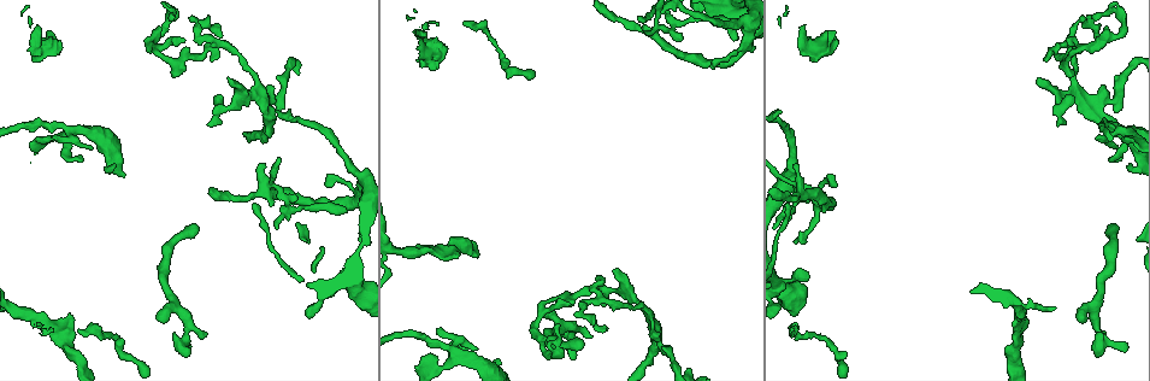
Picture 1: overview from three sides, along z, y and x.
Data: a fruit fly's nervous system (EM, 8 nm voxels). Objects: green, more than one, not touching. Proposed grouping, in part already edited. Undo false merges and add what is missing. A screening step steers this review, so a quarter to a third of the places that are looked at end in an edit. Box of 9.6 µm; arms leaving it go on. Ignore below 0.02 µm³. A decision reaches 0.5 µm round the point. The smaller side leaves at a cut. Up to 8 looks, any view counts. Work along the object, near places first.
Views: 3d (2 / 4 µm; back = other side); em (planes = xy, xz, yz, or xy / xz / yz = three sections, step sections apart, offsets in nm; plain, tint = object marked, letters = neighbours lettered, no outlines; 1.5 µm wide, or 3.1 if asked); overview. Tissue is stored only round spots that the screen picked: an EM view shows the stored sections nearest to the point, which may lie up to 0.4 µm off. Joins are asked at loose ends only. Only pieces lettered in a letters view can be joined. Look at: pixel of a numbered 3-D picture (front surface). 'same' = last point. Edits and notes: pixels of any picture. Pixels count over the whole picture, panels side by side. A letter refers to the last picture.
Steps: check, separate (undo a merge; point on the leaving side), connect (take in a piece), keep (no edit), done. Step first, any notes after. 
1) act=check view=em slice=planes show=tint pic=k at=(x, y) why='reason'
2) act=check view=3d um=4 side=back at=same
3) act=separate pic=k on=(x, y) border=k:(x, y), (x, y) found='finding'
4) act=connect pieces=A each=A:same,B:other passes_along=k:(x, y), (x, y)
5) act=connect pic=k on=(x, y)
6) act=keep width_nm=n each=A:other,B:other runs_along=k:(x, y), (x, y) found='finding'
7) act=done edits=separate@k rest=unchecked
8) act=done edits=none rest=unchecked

act=check view=em slice=xz step=8 show=tint pic=1 at=(647, 25) why='branch stops here'

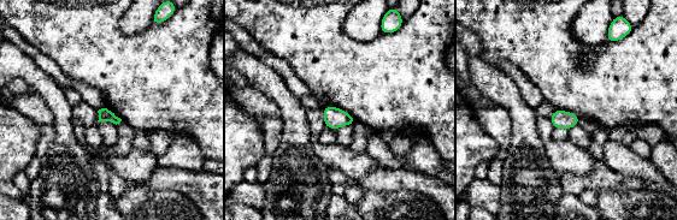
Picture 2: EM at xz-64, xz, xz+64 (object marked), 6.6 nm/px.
act=check view=em slice=xz step=8 show=letters at=same why='see the neighbours'

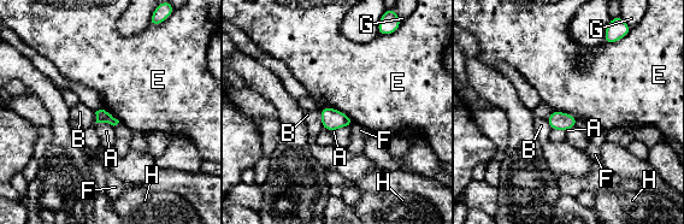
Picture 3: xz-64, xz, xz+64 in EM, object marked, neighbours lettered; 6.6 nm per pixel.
act=keep each=A:other,B:other,E:other,F:other,G:other,H:other border=3:(95, 122), (107, 122), (113, 127) found='none of them fits'

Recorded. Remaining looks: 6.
act=check view=3d um=4 pic=1 at=(734, 38) why='an open end'

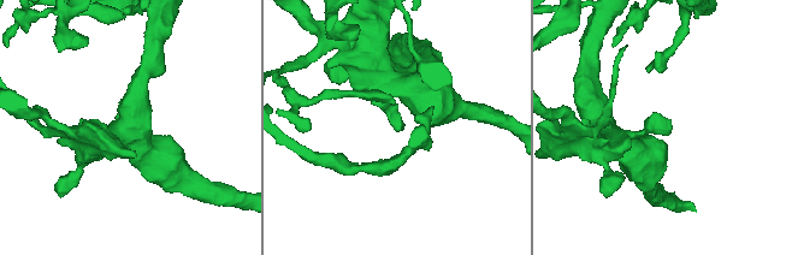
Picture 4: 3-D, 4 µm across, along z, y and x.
act=check view=em slice=planes show=letters pic=4 at=(667, 133) why='now the EM'

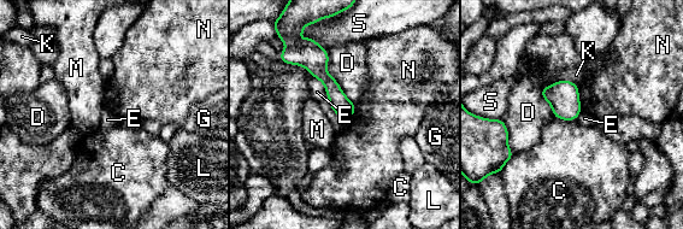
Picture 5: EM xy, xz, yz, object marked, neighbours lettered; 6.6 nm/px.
act=keep each=C:other,D:other,E:other,G:other,K:other,L:other,M:other,N:other,S:other runs_along=5:(307, 48), (347, 116) found='none of them fits'

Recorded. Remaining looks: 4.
act=check view=3d um=4 pic=1 at=(206, 335) why='branch stops here'

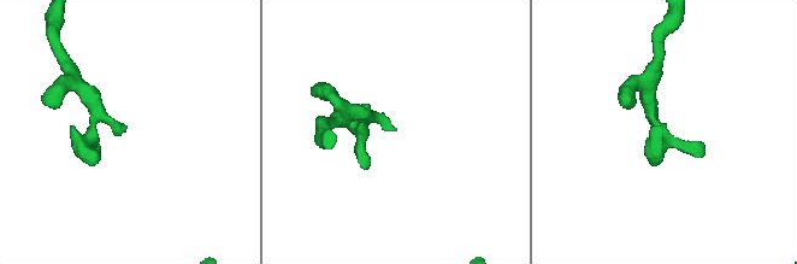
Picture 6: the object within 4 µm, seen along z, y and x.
act=check view=em slice=xz step=8 show=tint pic=6 at=(664, 124)

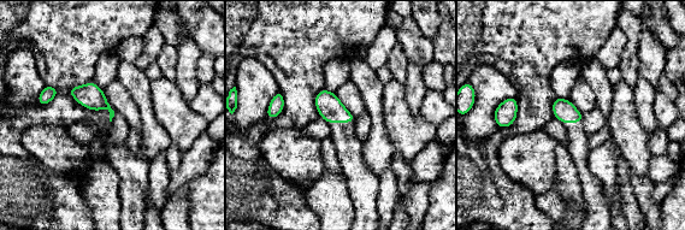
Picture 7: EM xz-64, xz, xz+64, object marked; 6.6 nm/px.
act=check view=em slice=planes show=letters at=same why='another direction'

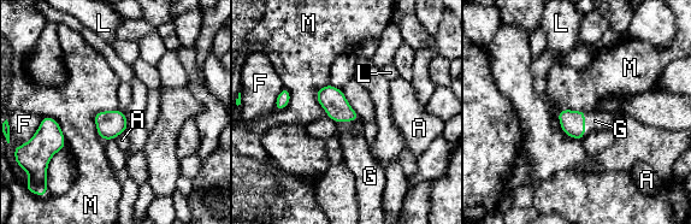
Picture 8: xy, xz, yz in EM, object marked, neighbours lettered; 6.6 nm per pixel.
act=connect pieces=G width_nm=160 longest_contact=M:240nm each=A:other,F:other,G:same,L:other,M:other found='it goes on there'

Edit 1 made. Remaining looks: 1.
act=done edits=connect@8 rest=unchecked

